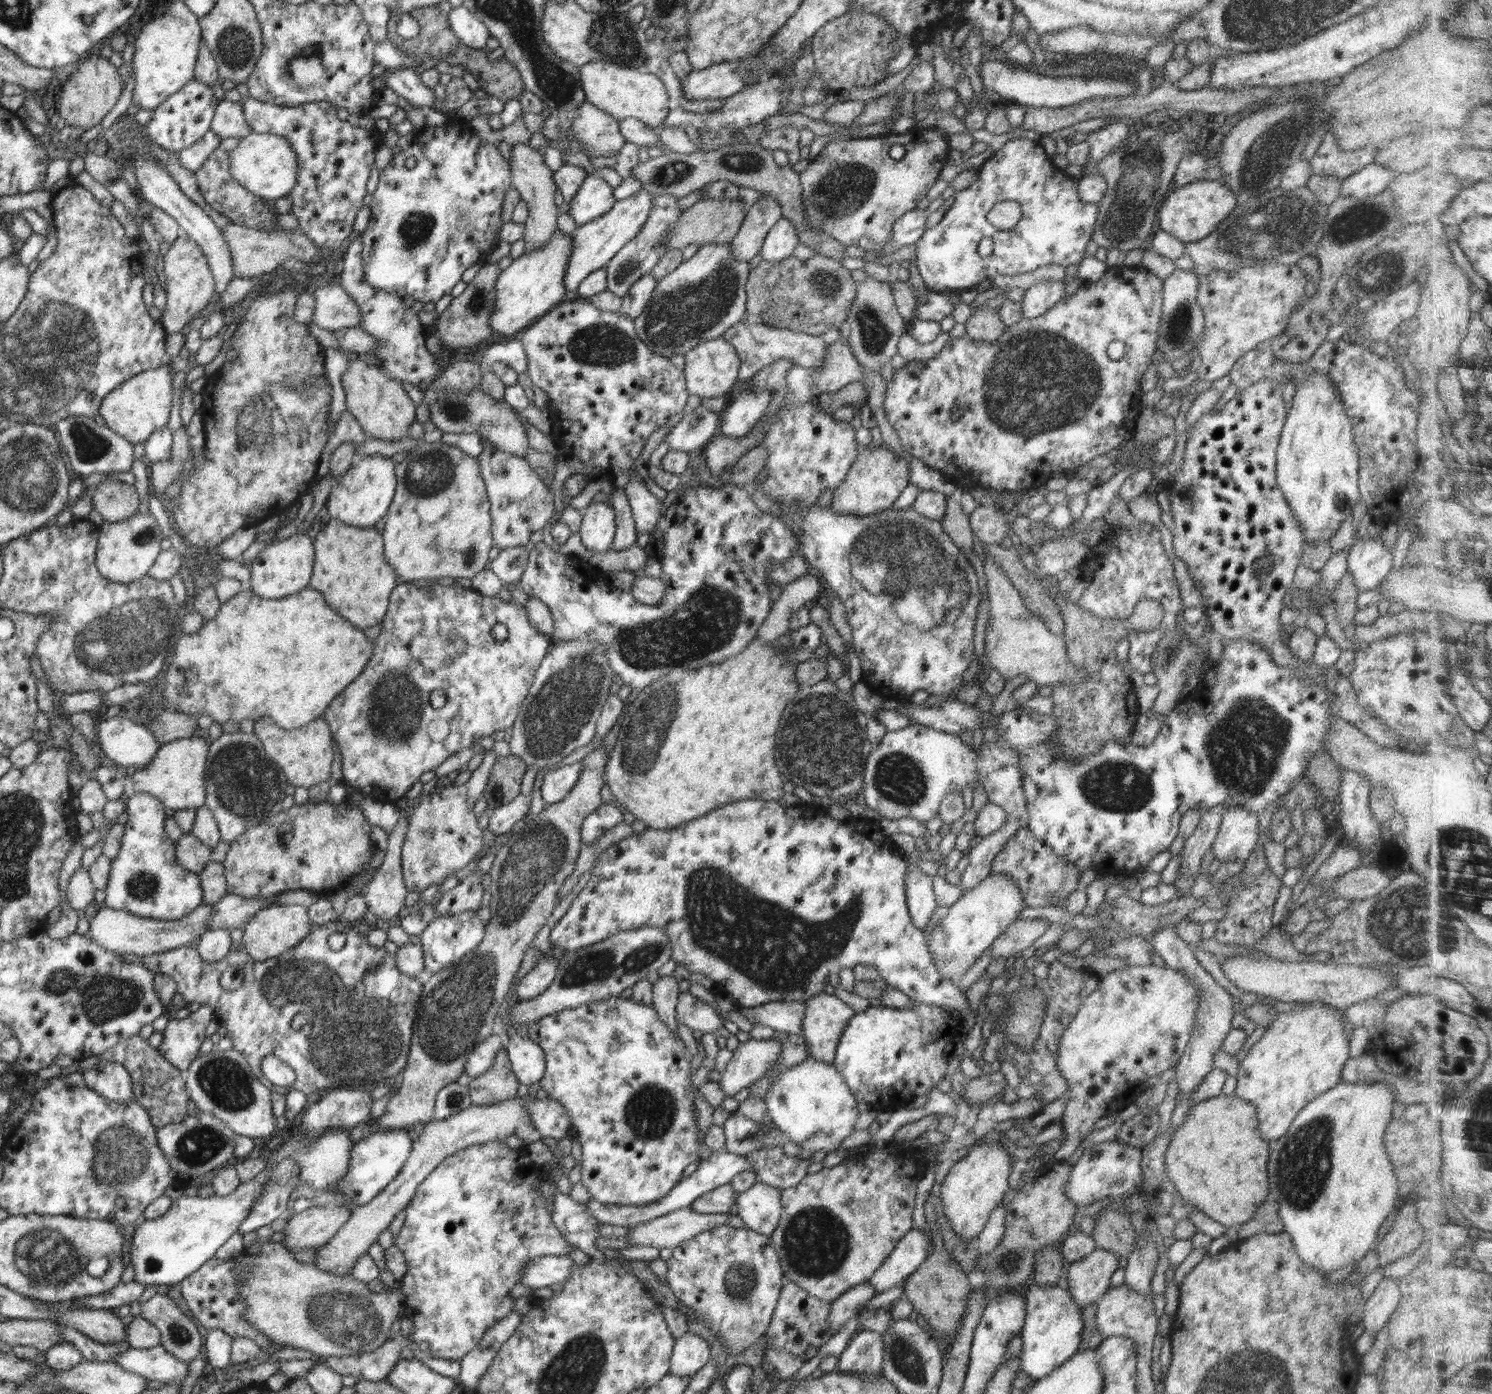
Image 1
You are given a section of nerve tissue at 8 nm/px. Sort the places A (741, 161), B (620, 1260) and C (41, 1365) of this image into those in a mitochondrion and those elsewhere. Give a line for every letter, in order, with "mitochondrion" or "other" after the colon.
A: mitochondrion
B: other
C: other

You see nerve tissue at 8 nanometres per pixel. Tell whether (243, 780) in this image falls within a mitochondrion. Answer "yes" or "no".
yes

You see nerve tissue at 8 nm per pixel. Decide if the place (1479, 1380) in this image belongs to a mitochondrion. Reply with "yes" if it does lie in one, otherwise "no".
yes

